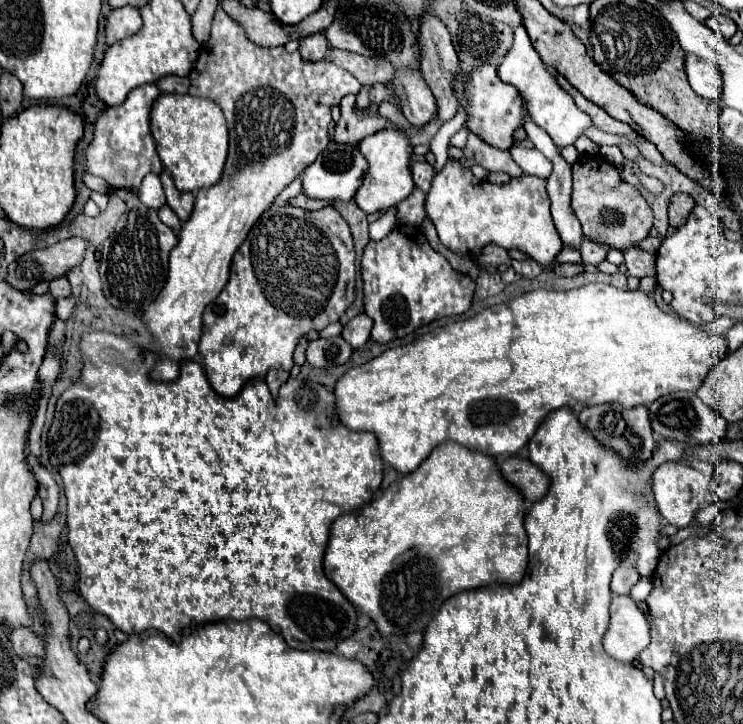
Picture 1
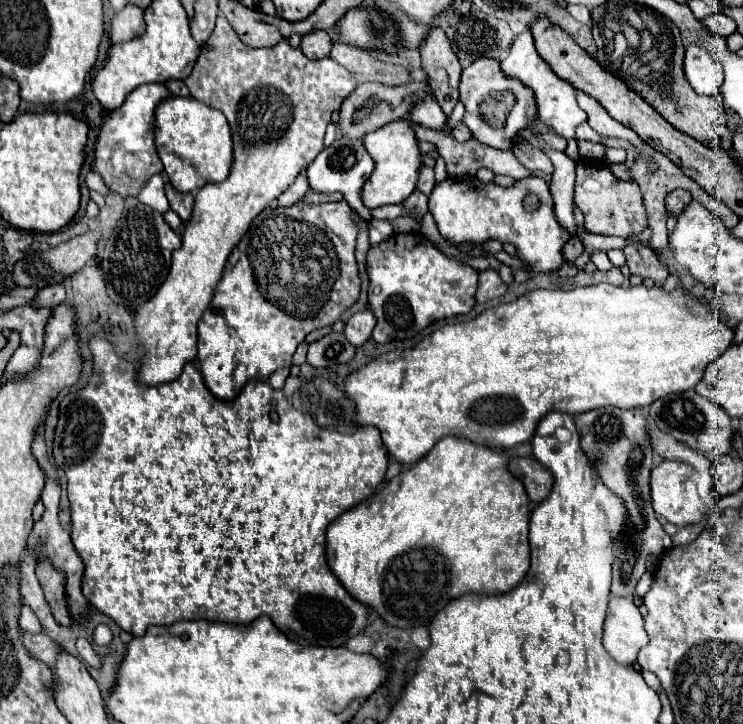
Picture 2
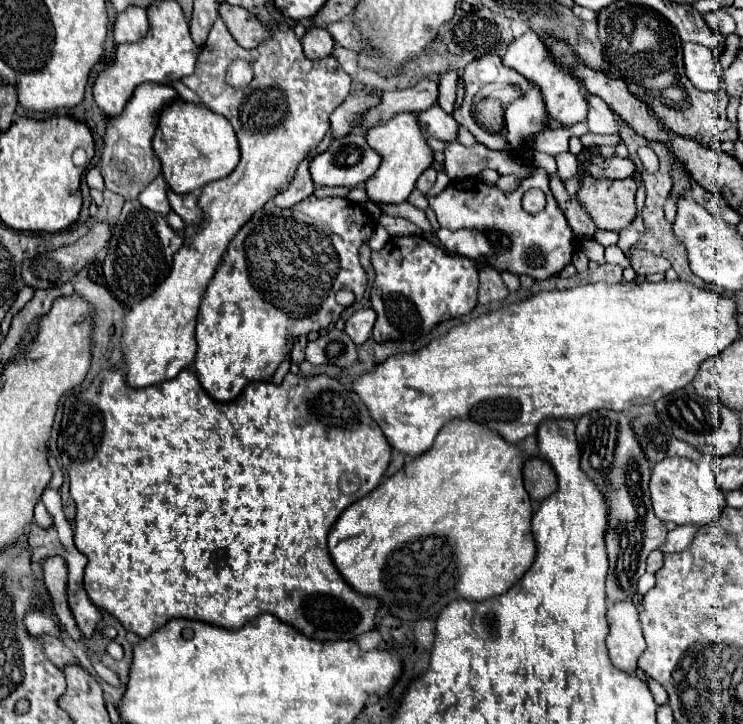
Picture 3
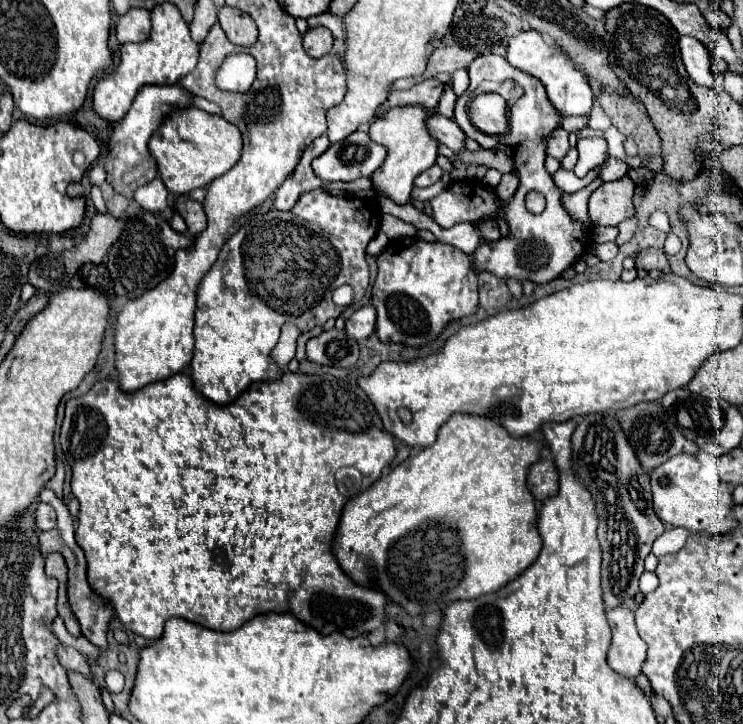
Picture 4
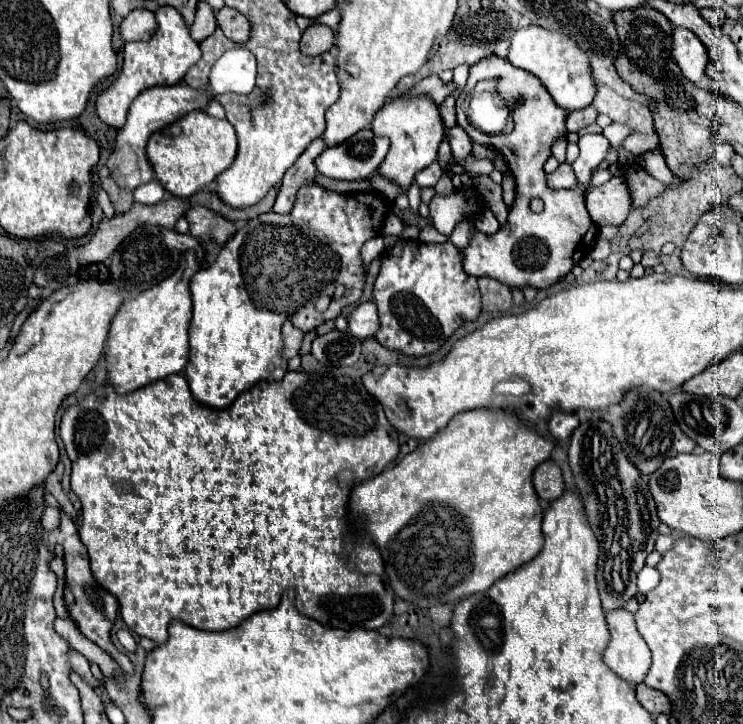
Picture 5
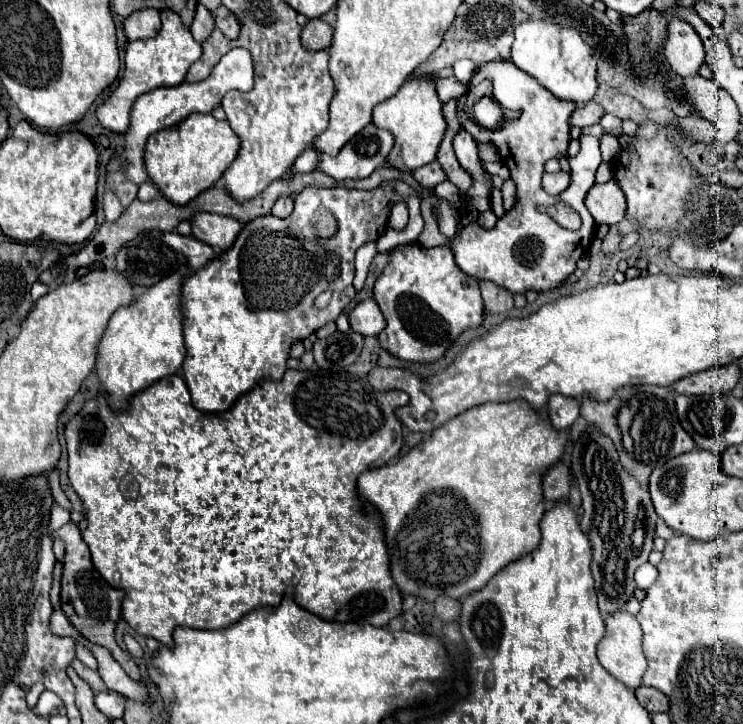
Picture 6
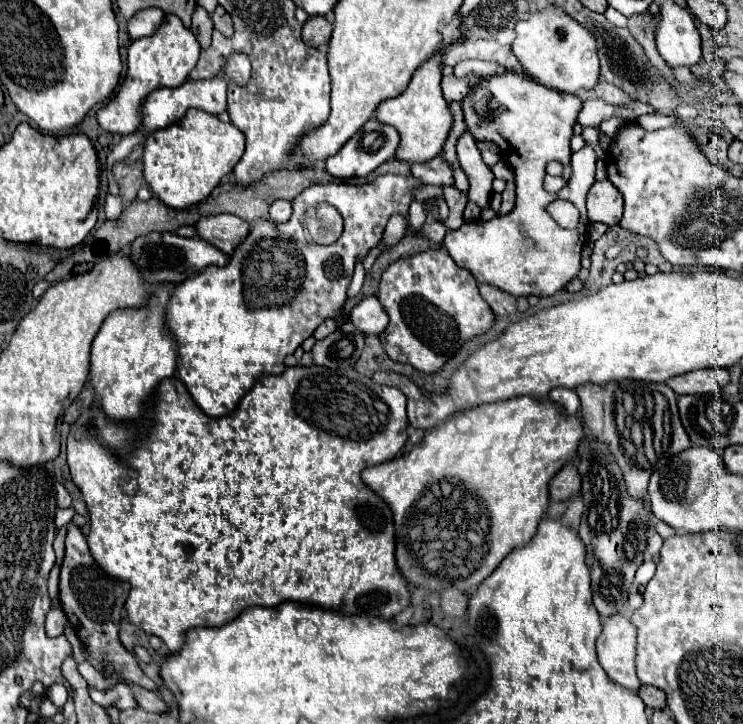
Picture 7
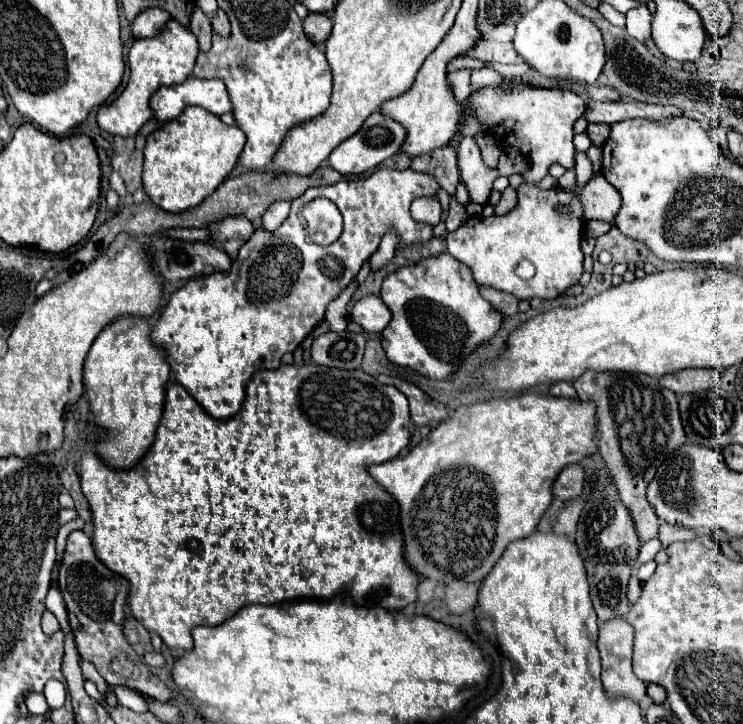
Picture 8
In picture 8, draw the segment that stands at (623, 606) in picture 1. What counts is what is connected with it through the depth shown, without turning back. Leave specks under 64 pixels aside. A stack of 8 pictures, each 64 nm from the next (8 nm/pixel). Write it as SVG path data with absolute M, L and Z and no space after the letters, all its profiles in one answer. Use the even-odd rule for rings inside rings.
M620 616L602 624L598 650L602 656L602 684L610 696L630 696L642 702L646 684L632 672L634 628Z

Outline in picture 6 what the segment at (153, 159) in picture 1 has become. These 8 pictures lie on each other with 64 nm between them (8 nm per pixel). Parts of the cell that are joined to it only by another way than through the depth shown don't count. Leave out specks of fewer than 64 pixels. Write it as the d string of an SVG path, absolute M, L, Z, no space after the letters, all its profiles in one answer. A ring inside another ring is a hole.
M236 48L236 50L230 50L228 54L222 56L222 60L214 66L212 74L198 82L198 84L188 84L188 82L182 82L178 86L170 86L170 88L156 88L156 90L150 90L146 94L142 94L134 106L132 106L132 112L130 112L130 126L124 134L124 148L120 152L116 152L112 156L112 160L118 160L118 162L124 162L124 174L126 178L132 182L132 184L144 184L148 182L148 172L146 172L146 166L144 166L144 146L146 146L146 140L150 134L162 130L162 128L170 128L174 124L178 124L180 120L184 120L188 114L192 112L212 112L222 96L228 92L228 90L238 90L238 92L250 92L254 88L254 62L252 62L252 54L244 48Z

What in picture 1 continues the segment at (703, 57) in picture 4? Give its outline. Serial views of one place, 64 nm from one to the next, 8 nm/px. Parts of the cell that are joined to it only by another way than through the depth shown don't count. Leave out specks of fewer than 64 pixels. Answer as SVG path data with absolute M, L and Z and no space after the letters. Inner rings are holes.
M692 54L686 56L686 74L688 82L706 100L720 102L722 90L724 90L724 72L722 68L716 68L716 64L710 64L706 60L700 60Z

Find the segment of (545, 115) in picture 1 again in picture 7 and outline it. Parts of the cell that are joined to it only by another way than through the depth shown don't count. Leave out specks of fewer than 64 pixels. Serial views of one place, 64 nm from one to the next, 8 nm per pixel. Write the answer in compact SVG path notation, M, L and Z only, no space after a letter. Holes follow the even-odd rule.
M546 8L532 14L528 20L520 20L516 24L516 32L518 36L512 44L512 52L524 72L534 76L540 84L564 94L578 94L580 90L596 88L600 72L596 38L560 8Z

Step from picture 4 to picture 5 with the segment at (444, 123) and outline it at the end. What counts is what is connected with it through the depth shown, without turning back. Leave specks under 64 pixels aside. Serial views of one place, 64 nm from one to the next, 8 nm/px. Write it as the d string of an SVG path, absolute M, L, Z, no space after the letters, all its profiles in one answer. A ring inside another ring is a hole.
M460 126L446 128L446 136L448 136L448 144L450 144L454 156L458 156L458 158L466 158L466 156L470 156L472 140L468 138L468 134L466 134Z

